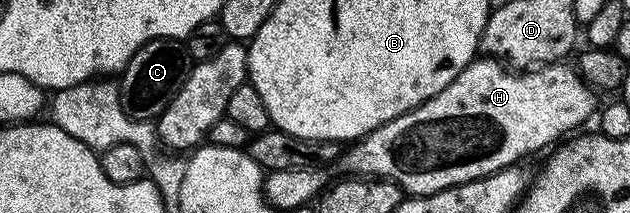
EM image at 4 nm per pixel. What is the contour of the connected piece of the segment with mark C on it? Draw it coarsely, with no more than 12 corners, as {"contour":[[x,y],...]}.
{"contour":[[181,40],[139,44],[117,82],[124,111],[157,122],[192,68]]}

